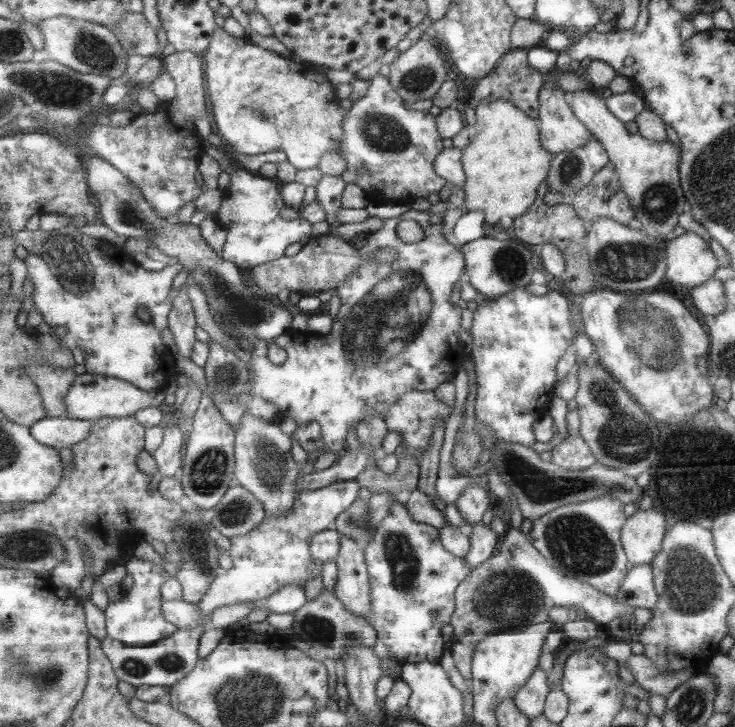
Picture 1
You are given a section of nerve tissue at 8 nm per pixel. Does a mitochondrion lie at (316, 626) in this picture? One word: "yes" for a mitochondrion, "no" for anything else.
yes

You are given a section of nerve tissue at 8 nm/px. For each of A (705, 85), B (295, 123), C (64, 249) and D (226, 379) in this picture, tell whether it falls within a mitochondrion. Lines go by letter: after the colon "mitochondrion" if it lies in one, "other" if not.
A: other
B: mitochondrion
C: mitochondrion
D: mitochondrion

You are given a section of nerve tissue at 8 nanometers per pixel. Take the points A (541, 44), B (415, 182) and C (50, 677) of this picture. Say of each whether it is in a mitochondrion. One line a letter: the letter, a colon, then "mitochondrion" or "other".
A: other
B: other
C: mitochondrion

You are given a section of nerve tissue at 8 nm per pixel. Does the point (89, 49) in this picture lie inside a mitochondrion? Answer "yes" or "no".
yes

